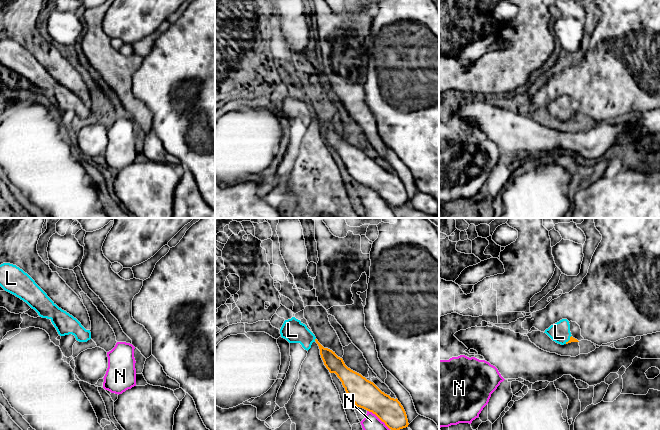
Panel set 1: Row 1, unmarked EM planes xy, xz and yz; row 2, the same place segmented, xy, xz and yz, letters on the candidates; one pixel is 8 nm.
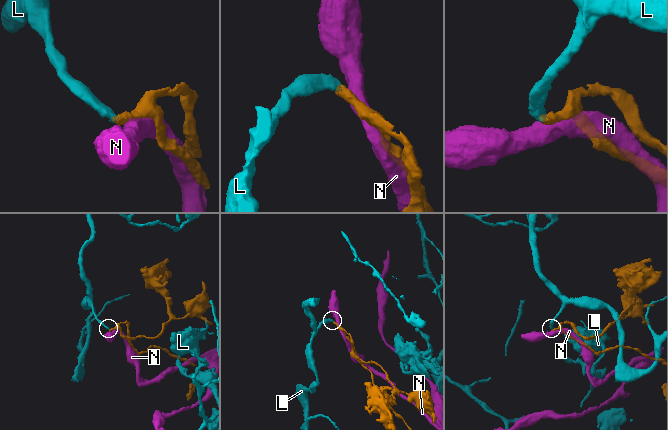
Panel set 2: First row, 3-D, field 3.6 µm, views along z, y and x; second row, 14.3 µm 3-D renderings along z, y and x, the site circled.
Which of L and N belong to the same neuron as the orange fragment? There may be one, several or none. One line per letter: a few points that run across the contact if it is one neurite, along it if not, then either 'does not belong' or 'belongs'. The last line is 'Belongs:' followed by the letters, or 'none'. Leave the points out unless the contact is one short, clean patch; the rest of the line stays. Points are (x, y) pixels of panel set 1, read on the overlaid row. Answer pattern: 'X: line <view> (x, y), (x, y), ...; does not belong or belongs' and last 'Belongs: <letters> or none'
L: line yz (572, 339), (570, 339), (564, 337), (559, 332); belongs
N: does not belong
Belongs: L

